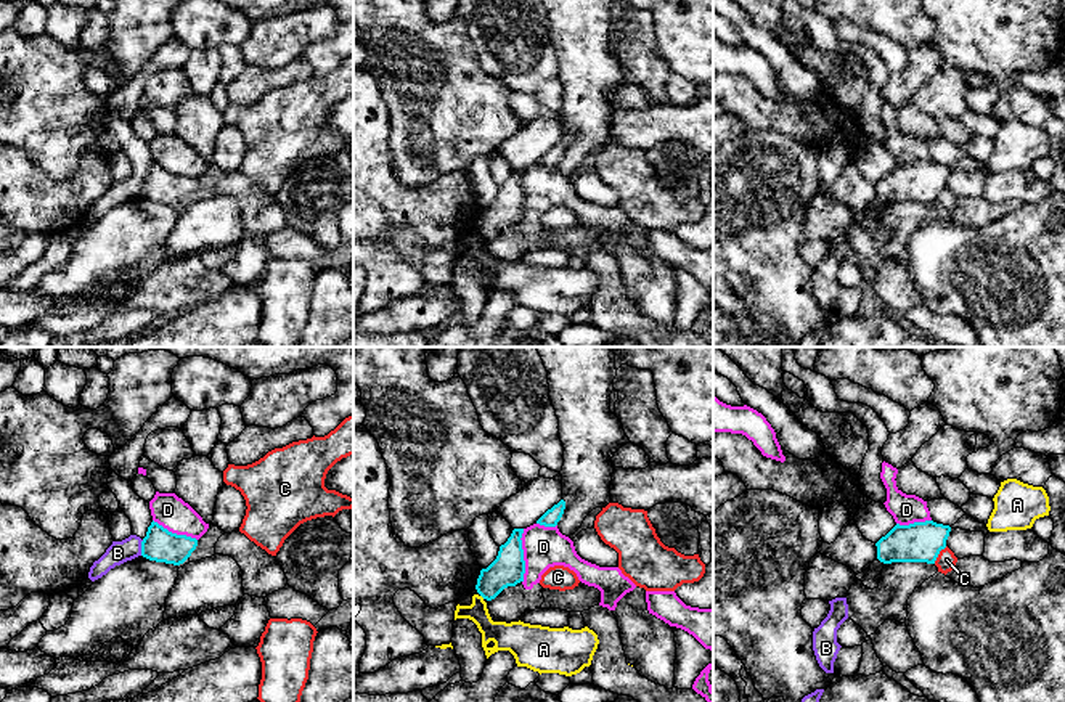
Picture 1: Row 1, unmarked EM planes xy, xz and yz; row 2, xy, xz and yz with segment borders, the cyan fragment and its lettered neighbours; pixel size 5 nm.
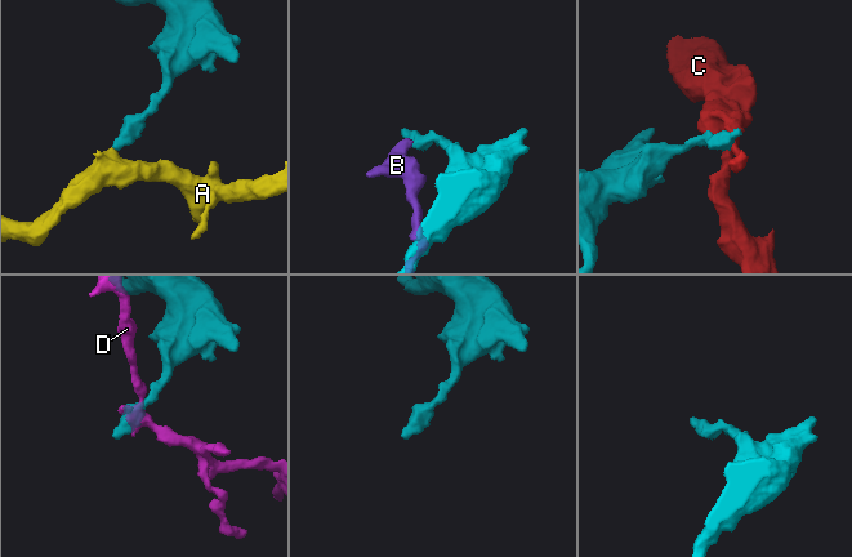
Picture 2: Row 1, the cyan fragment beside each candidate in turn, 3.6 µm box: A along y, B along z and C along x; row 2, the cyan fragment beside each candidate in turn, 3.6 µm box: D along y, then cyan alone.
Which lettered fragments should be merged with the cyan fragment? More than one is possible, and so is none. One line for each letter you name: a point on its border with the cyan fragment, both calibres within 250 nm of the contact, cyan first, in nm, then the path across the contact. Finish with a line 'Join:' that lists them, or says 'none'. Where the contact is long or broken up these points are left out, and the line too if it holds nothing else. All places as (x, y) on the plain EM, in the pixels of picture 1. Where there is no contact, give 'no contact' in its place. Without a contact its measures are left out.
Join: none

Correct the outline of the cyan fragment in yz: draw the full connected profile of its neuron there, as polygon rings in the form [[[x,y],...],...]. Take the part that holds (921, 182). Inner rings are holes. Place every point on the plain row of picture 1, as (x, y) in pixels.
[[[933,161],[896,164],[877,186],[877,199],[892,202],[927,202],[935,204],[941,190],[946,188],[951,167]]]

